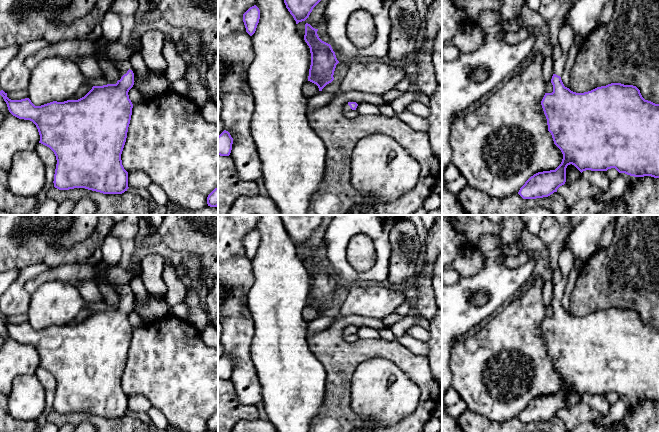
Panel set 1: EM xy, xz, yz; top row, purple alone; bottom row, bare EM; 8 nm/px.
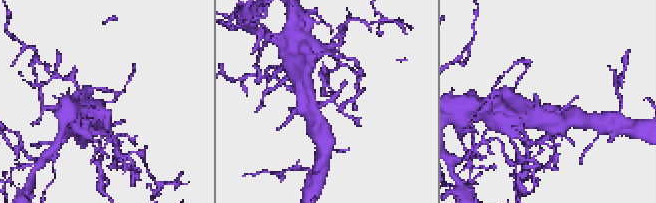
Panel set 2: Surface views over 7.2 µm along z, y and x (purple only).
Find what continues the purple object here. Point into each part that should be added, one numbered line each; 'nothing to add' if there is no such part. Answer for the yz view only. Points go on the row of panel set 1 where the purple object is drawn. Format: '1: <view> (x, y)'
1: yz (566, 36)

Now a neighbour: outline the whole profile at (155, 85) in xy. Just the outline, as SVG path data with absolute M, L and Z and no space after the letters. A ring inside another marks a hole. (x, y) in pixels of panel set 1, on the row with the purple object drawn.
M152 70L146 80L138 80L134 77L133 87L137 88L146 99L157 98L168 91L168 83L165 76L159 76Z

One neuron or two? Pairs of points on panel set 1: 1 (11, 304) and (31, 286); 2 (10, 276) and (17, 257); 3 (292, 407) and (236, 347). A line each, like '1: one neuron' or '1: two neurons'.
1: two neurons
2: two neurons
3: two neurons

